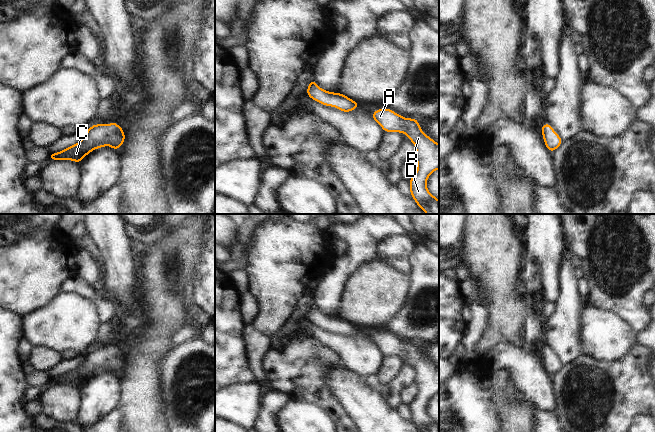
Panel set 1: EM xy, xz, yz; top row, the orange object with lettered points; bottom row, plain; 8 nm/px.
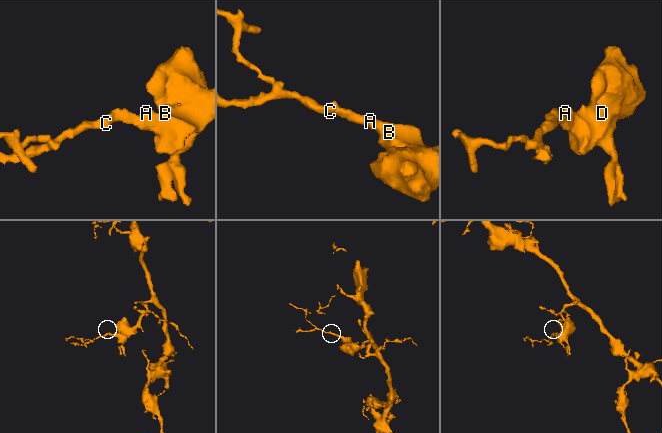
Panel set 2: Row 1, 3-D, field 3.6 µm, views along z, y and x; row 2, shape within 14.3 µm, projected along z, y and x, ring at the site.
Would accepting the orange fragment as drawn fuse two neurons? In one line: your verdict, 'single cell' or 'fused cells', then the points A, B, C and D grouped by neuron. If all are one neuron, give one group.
single cell; A B C D

